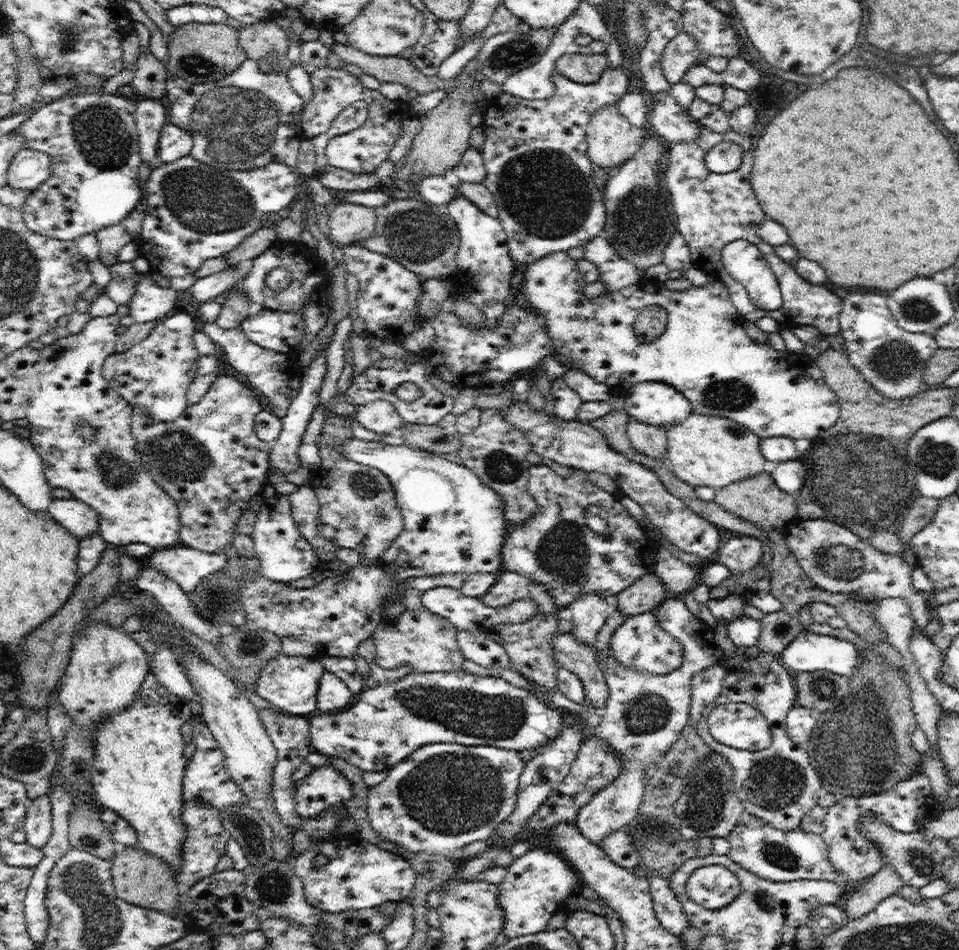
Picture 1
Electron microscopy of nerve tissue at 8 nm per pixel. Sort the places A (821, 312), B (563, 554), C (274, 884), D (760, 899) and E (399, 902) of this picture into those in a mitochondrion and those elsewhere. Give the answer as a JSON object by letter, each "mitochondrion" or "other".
{"A":"other","B":"mitochondrion","C":"mitochondrion","D":"other","E":"other"}

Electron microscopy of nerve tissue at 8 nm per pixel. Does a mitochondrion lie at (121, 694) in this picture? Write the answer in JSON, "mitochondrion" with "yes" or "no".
{"mitochondrion":"no"}

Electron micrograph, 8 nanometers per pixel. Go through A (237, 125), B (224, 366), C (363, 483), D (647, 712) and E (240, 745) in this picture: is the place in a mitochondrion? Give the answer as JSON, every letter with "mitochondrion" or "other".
{"A":"mitochondrion","B":"other","C":"mitochondrion","D":"mitochondrion","E":"other"}

